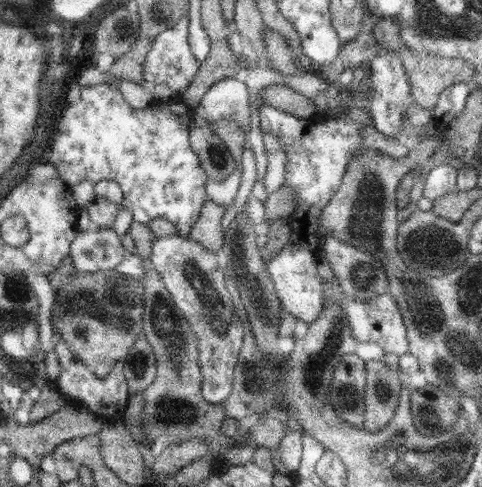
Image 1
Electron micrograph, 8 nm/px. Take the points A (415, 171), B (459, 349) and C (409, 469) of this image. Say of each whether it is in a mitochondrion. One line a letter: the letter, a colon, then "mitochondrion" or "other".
A: other
B: mitochondrion
C: mitochondrion

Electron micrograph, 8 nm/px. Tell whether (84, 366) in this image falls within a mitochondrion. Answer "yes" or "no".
no

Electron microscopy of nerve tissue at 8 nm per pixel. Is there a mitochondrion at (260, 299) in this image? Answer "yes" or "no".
yes

